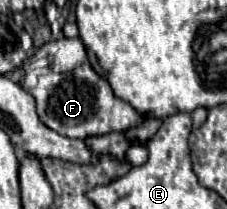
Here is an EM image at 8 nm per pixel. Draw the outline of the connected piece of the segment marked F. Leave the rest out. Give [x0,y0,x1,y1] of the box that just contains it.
[29,58,143,138]

